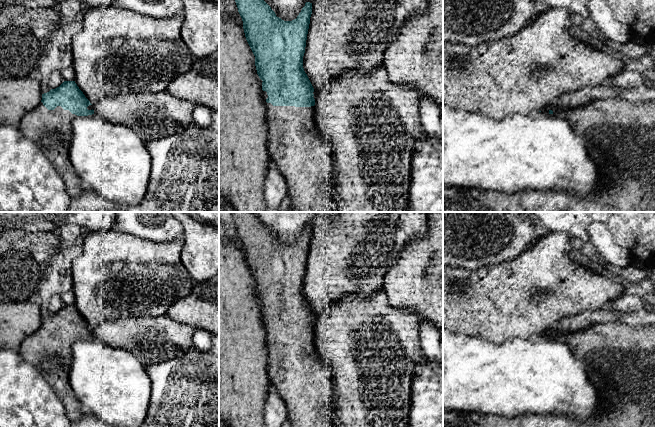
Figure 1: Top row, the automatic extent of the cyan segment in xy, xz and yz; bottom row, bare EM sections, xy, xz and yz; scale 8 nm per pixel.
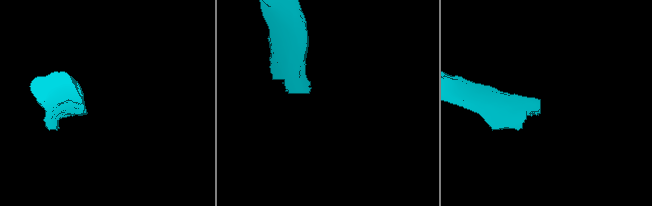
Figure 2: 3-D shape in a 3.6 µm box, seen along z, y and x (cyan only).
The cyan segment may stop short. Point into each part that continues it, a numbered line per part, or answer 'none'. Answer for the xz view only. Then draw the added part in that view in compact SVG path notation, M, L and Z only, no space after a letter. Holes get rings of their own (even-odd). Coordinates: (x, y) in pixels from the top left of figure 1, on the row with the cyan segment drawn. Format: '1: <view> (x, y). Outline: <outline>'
1: xz (297, 146). Outline: M263 90L262 98L265 101L270 159L275 162L286 180L290 209L293 212L333 212L335 207L338 208L338 203L335 200L336 171L333 165L331 147L317 125L315 105L311 107L273 106L271 103L266 102L268 95Z

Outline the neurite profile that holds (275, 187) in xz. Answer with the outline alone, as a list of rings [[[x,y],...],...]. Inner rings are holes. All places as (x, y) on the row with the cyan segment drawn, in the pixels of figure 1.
[[[269,167],[264,181],[264,199],[268,207],[278,210],[288,195],[288,186],[279,169]]]

